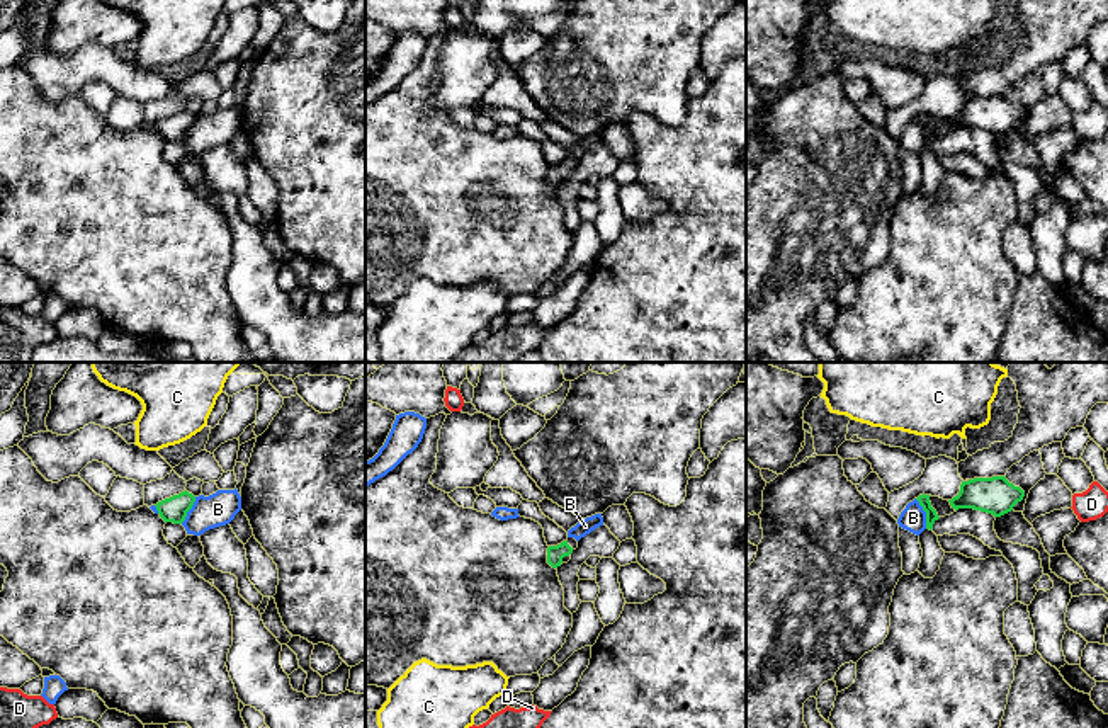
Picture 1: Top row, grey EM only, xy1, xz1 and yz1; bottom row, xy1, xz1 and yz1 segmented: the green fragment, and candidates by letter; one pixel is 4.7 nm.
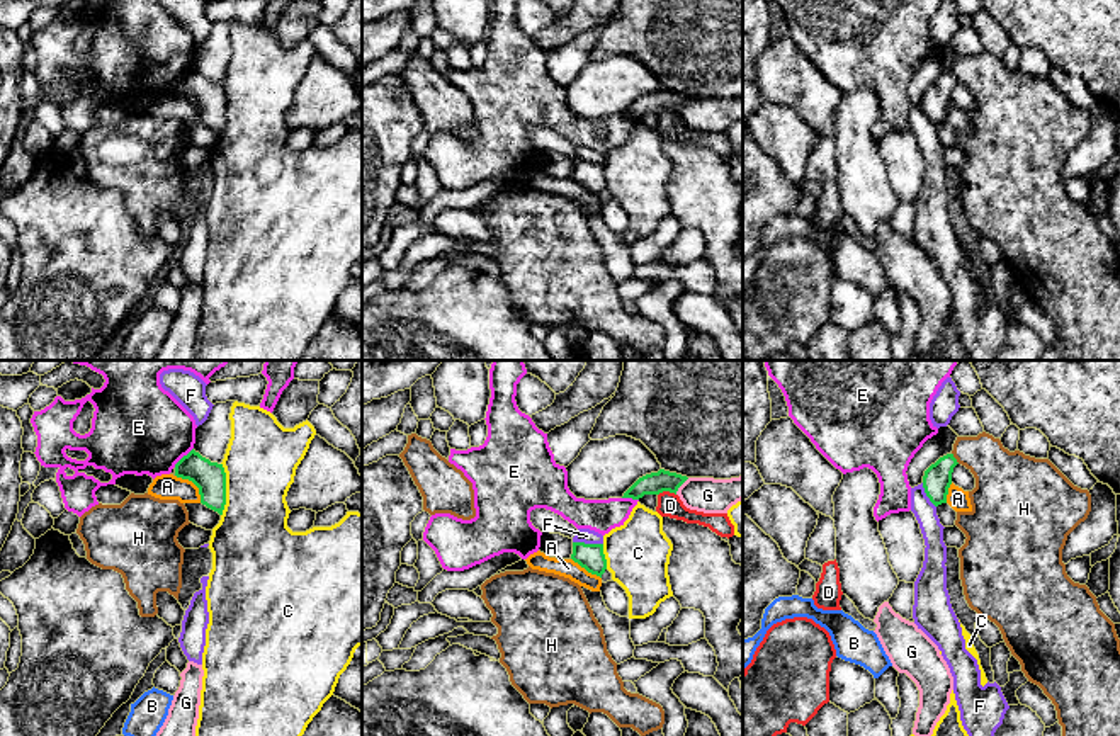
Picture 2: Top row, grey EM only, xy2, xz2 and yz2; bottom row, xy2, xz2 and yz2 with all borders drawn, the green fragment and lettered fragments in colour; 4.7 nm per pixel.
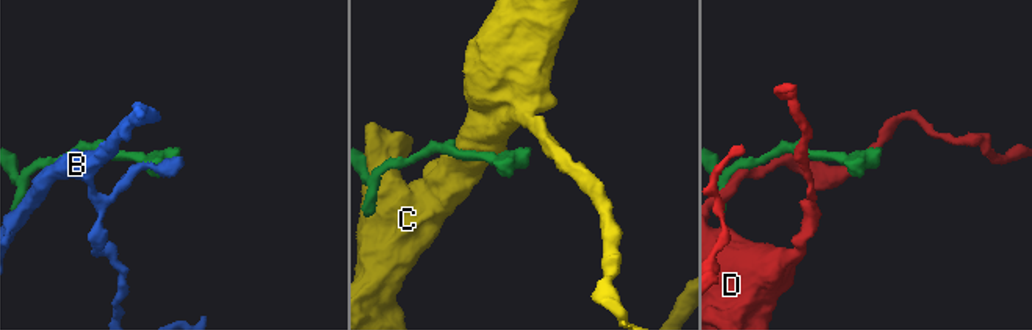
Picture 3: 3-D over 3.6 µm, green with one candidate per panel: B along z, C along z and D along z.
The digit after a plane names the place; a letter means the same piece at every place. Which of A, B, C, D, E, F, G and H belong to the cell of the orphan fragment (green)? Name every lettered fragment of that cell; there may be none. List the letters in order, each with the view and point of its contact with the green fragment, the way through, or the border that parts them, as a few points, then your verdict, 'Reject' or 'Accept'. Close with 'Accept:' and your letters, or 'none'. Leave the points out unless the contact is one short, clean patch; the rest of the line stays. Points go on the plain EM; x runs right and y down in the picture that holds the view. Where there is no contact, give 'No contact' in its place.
A: Touches green at xy2 (194, 102). Boundary: xy2 (175, 94), (189, 99), (197, 107), (201, 121). Reject
B: Touches green at yz1 (927, 133). Boundary: yz1 (915, 118), (925, 131), (927, 147). Reject
C: Touches green at xy2 (225, 109). Reject
D: Touches green at xz2 (667, 109). Boundary: xz2 (675, 113), (663, 111), (658, 114). Reject
E: Touches green at xy2 (182, 77). Reject
F: Touches green at xz2 (588, 164). Reject
G: Touches green at xz2 (680, 104). Reject
H: Touches green at yz2 (954, 77). Boundary: yz2 (952, 72), (959, 82). Reject
Accept: none

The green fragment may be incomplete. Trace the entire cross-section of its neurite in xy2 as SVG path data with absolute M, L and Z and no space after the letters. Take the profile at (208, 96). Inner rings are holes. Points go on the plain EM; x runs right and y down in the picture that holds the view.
M194 68L175 83L175 95L199 107L201 122L223 134L226 124L226 92Z

